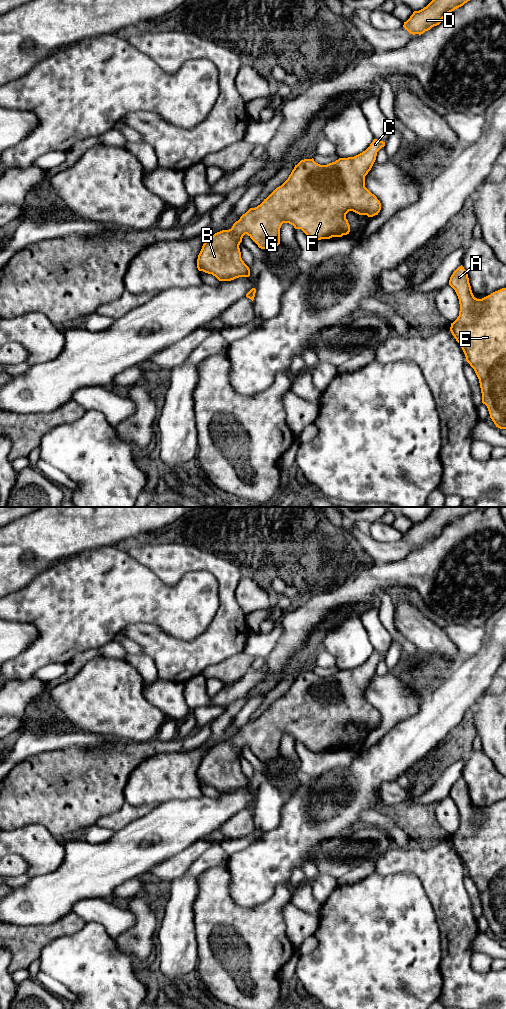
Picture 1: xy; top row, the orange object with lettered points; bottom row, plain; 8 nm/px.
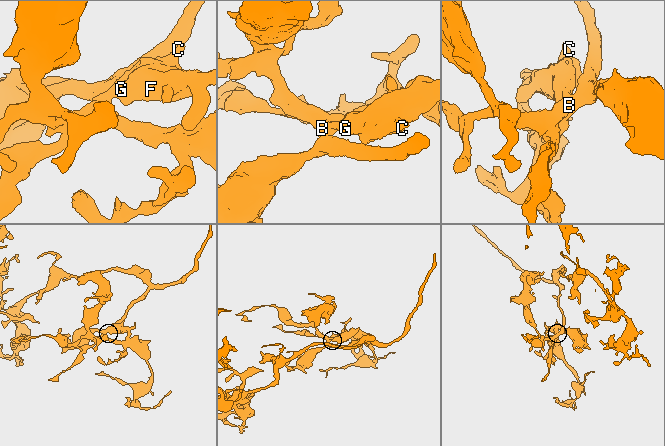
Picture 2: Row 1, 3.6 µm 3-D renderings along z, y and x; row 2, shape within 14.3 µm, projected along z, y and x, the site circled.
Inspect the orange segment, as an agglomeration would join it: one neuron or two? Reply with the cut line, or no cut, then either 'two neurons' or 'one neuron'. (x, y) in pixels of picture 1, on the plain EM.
no cut | one neuron

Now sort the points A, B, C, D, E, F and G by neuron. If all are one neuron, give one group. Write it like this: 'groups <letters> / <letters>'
groups A B C D E F G

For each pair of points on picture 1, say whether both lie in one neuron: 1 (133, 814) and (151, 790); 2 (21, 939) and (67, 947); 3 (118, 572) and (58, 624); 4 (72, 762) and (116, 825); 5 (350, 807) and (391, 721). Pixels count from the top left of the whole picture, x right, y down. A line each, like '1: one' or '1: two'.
1: two
2: two
3: one
4: two
5: two

